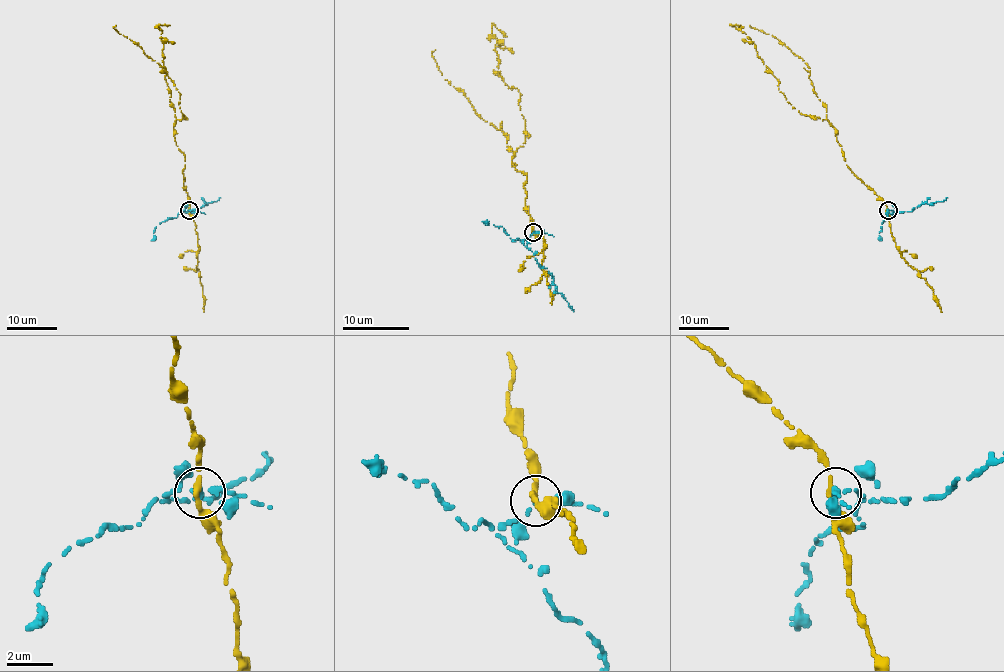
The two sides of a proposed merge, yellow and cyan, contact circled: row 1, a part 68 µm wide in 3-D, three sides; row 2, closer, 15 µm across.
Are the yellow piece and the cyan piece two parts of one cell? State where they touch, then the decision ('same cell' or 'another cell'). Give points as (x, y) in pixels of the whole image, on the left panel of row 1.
place (189, 210); another cell

